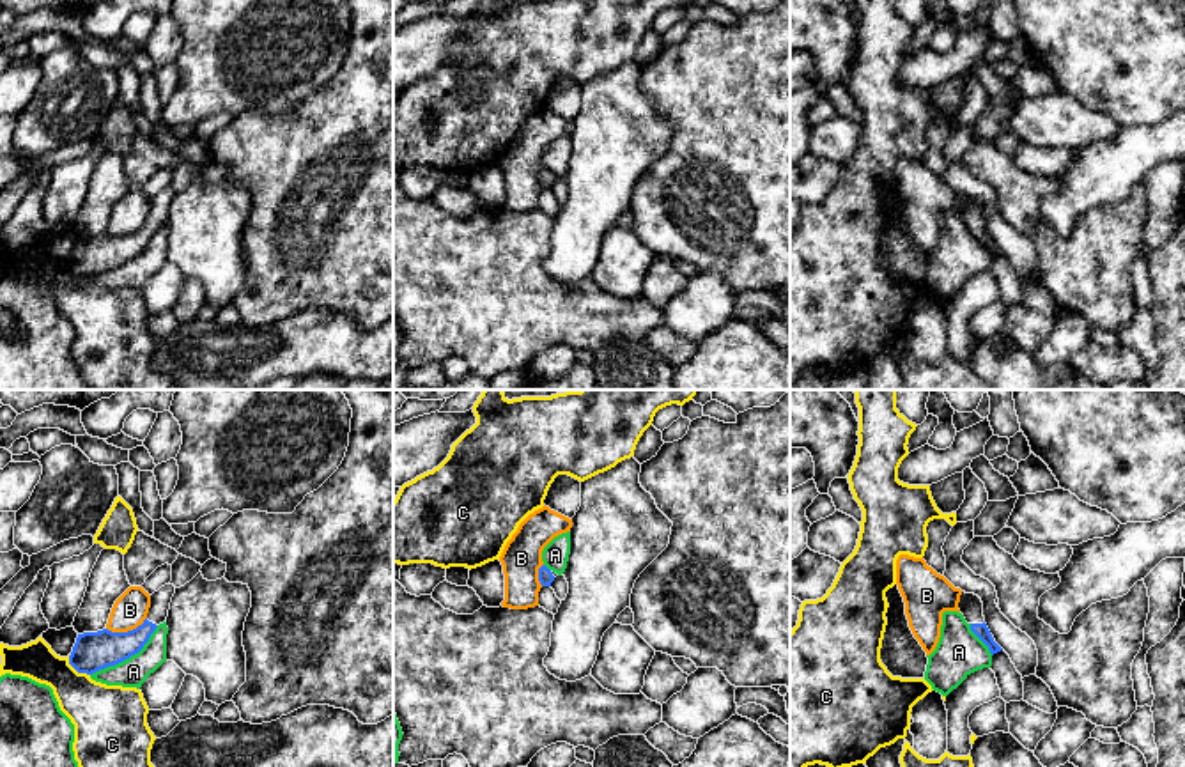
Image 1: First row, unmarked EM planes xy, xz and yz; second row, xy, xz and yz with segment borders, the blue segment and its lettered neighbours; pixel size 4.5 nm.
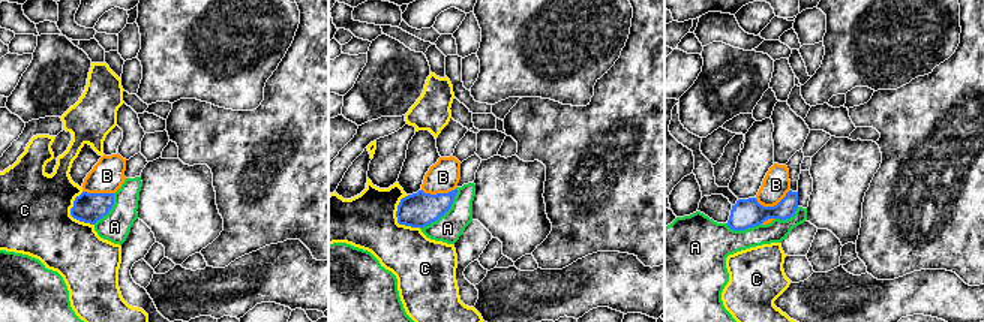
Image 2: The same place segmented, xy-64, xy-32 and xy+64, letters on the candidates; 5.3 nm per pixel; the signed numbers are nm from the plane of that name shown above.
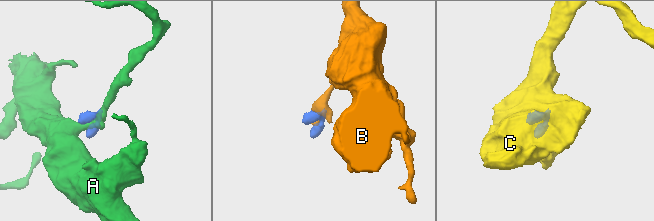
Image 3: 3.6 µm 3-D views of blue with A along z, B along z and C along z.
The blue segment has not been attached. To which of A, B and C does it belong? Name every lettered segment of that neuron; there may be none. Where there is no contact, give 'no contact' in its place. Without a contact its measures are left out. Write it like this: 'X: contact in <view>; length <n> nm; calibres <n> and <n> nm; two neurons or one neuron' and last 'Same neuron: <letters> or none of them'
A: contact in xy; length 380 nm; calibres 180 and 140 nm; two neurons
B: contact in xy; length 190 nm; calibres 180 and 160 nm; two neurons
C: contact in xy; length 140 nm; calibres 180 and 280 nm; two neurons
Same neuron: none of them

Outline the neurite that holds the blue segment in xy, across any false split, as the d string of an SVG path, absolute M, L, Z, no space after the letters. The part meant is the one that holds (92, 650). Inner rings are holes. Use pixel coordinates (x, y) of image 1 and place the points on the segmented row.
M165 585L151 595L151 608L142 625L128 632L97 632L78 634L69 664L78 673L92 675L108 666L115 666L138 654L149 641L151 634L168 616L170 602L175 593L174 585Z

